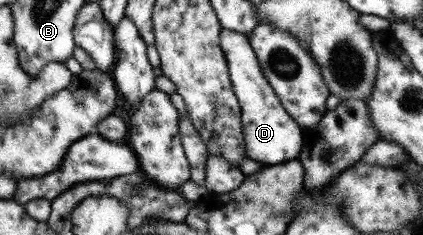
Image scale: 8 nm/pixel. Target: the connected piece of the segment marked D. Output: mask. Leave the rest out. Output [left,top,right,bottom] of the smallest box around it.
[218,27,303,165]

